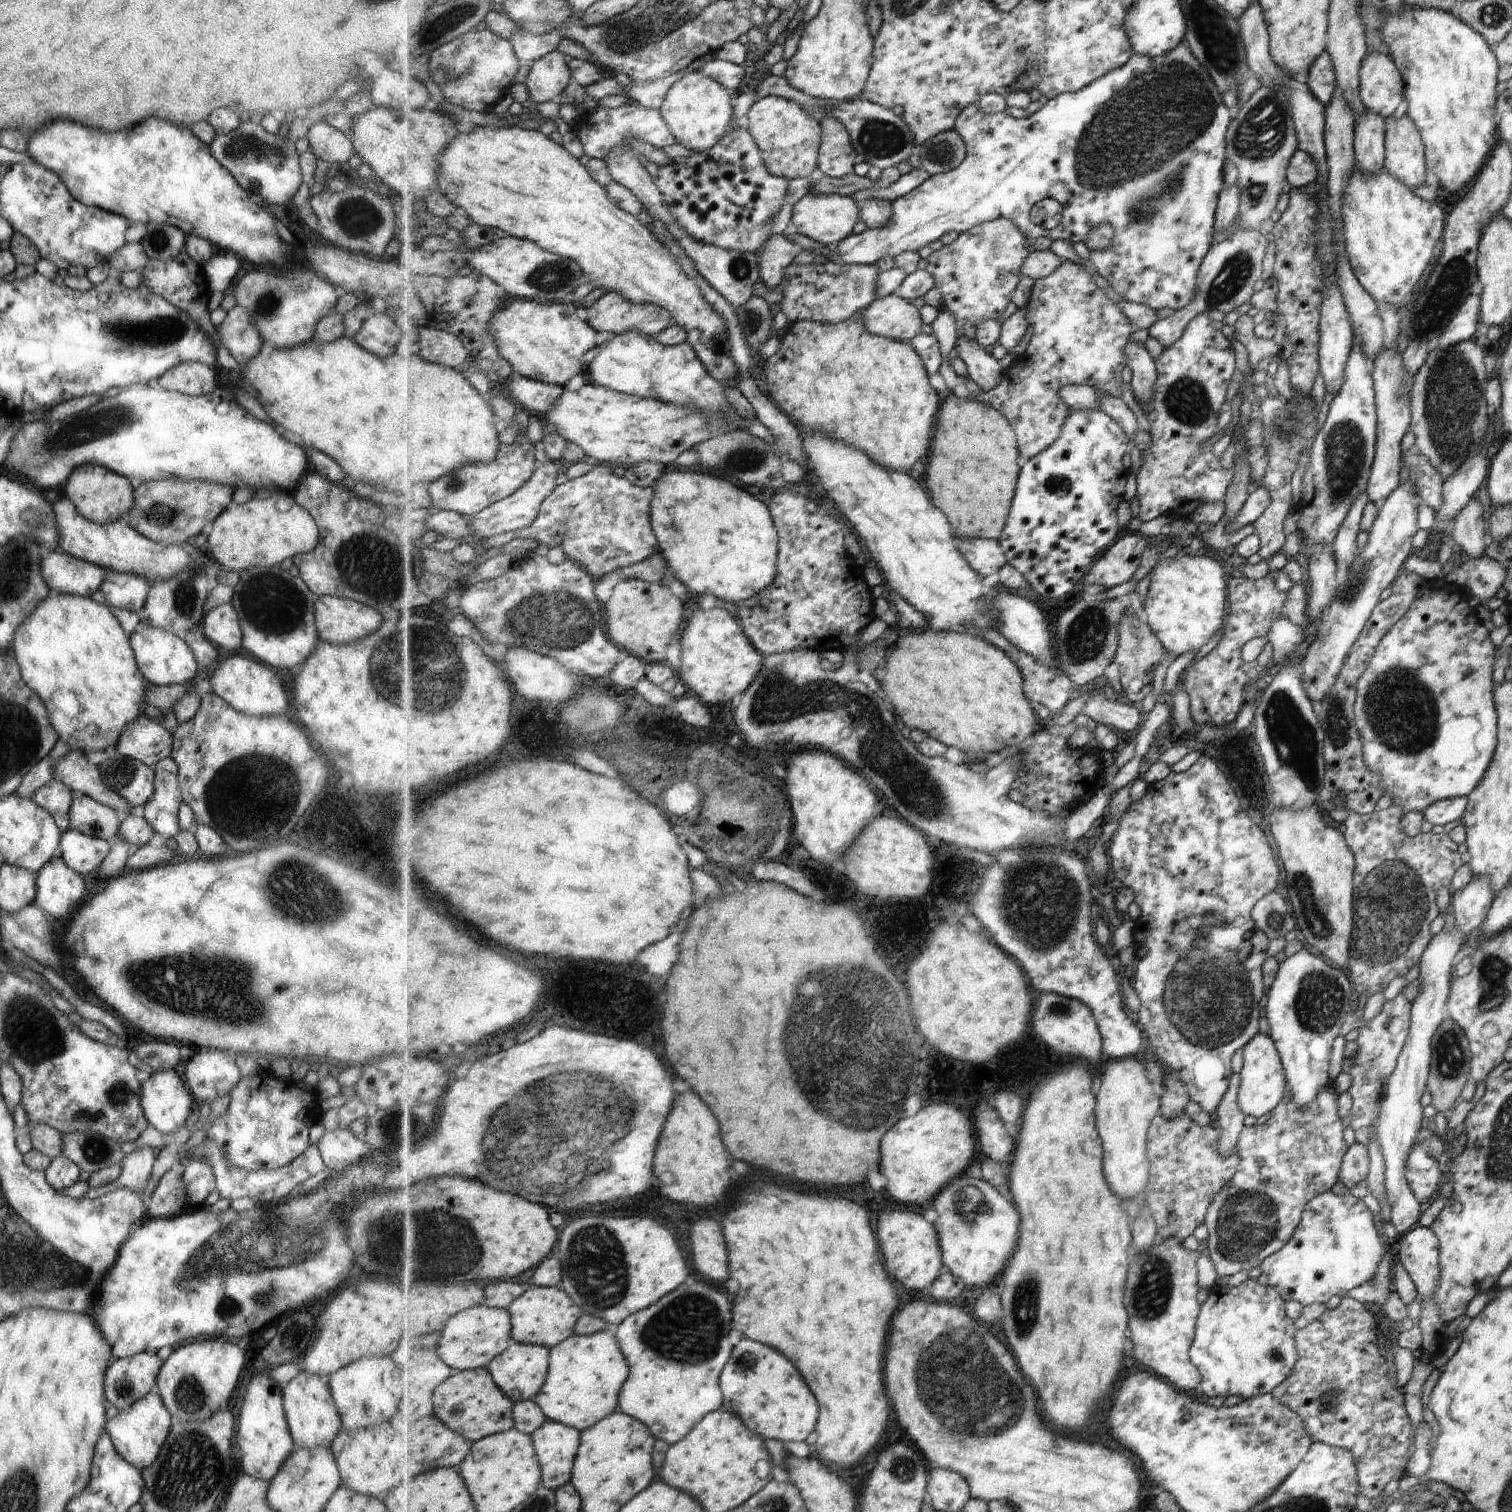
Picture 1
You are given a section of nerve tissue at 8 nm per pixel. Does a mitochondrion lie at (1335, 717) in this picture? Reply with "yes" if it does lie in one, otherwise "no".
yes

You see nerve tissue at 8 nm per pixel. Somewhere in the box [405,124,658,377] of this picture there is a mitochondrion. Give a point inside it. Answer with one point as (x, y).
(552, 277)

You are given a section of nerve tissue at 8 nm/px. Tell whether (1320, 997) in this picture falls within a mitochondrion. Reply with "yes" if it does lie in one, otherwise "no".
yes

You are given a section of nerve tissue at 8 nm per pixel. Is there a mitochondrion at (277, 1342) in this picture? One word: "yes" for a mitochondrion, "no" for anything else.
no

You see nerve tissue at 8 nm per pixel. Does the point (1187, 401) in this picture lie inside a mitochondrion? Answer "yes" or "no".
yes

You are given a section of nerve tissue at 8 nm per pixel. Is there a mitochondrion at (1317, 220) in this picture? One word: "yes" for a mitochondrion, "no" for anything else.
no

